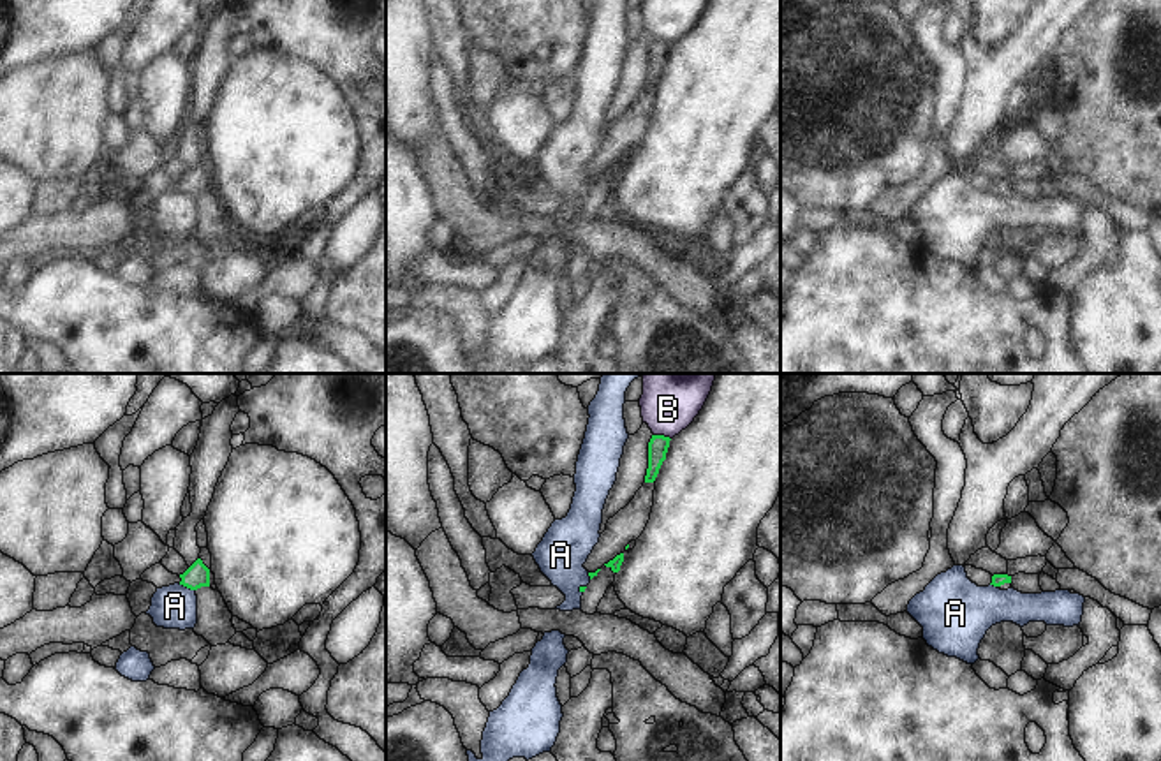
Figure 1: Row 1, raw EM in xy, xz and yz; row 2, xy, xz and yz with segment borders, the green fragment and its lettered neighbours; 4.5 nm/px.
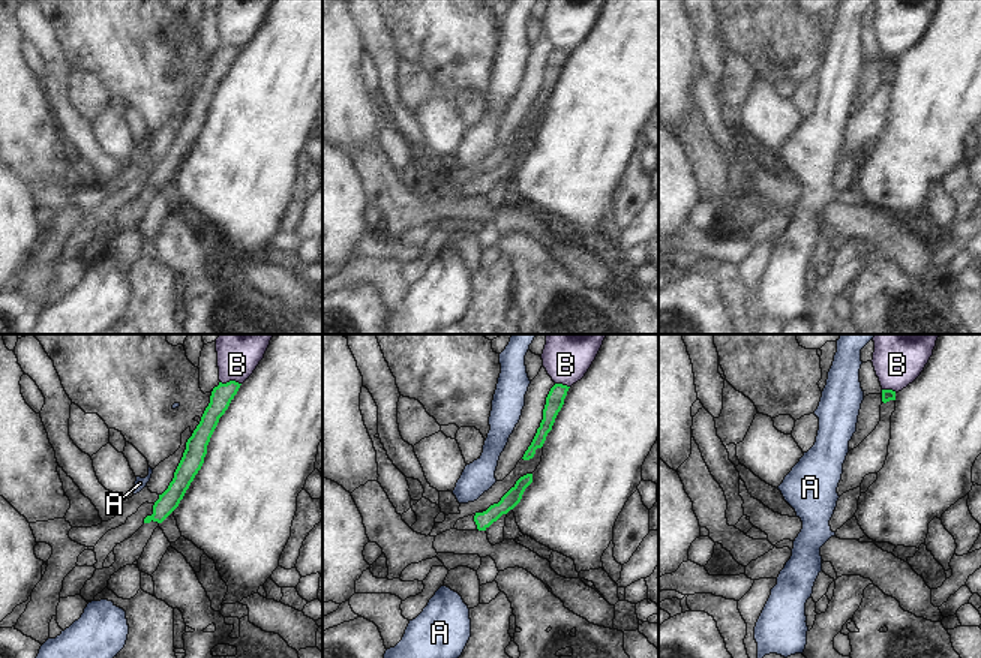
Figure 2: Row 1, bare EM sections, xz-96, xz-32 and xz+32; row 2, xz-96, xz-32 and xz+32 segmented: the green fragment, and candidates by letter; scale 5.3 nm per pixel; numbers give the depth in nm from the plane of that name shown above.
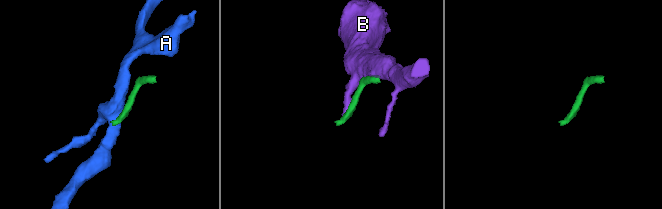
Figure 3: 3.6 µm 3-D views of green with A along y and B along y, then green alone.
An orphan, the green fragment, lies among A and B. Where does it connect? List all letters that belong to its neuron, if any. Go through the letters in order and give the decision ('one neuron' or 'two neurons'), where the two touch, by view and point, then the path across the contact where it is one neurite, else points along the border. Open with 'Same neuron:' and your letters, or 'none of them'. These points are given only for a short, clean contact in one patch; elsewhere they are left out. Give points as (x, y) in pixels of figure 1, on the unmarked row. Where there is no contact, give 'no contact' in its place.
Same neuron: none of them
A: two neurons | xy (187, 192) | along xy (178, 189), (194, 196)
B: two neurons | xz (663, 41)

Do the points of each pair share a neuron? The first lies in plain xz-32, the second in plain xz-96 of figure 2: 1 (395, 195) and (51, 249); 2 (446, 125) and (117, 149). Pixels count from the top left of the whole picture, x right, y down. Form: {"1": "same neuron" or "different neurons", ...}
{"1": "same neuron", "2": "same neuron"}

